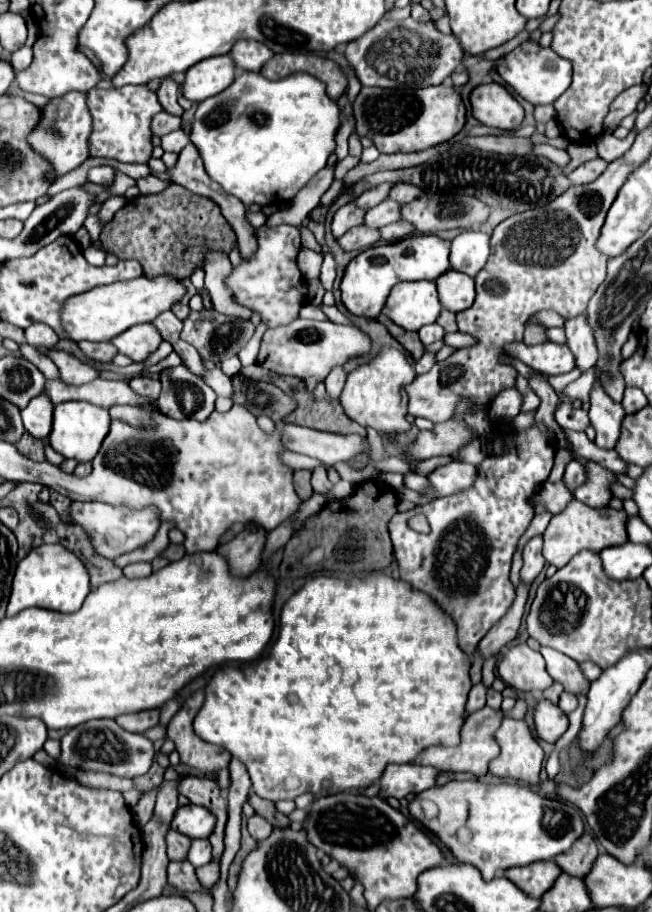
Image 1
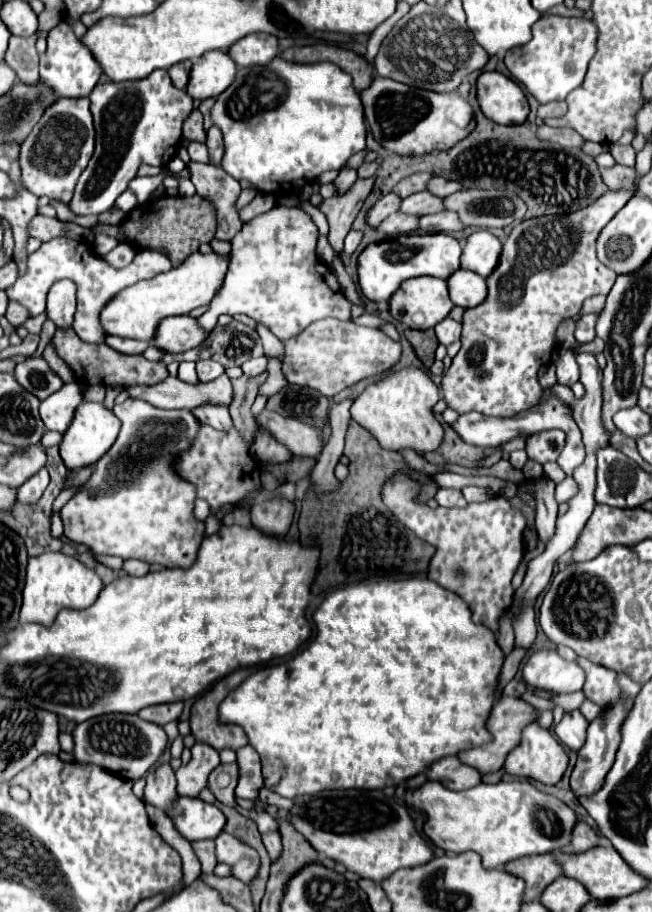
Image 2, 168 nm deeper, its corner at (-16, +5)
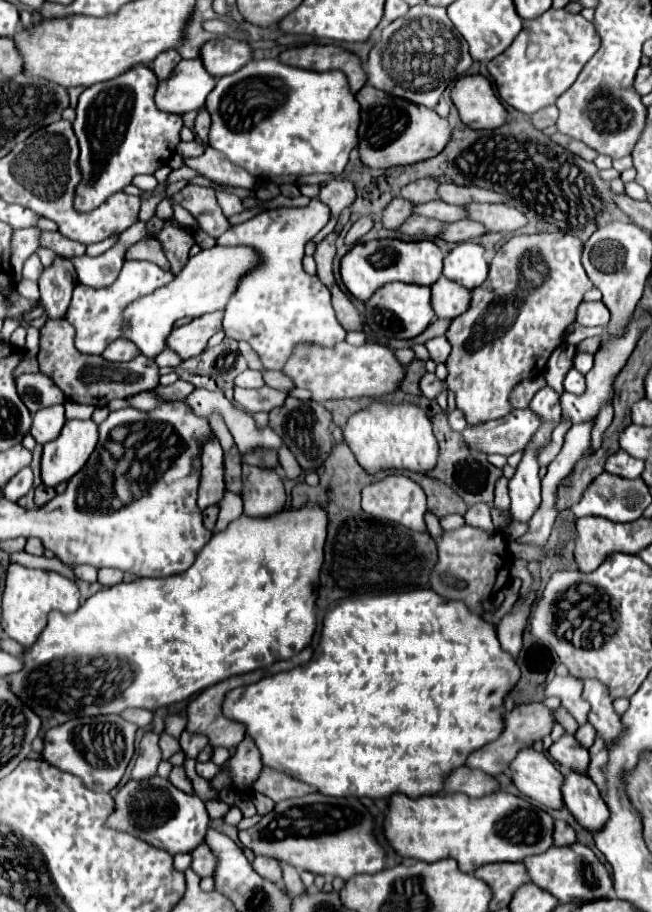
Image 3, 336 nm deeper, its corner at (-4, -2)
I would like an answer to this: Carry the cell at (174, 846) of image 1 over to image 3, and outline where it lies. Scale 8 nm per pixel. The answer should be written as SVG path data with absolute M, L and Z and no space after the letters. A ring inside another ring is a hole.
M200 843L192 853L192 871L198 873L200 877L212 877L212 871L214 871L214 855L212 851L208 849L206 843Z

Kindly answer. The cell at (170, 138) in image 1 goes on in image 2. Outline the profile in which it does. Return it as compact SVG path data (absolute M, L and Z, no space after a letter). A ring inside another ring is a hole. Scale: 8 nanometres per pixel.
M190 142L188 144L188 154L194 162L202 162L202 164L212 164L210 156L208 156L208 148L206 144L198 144L198 142Z

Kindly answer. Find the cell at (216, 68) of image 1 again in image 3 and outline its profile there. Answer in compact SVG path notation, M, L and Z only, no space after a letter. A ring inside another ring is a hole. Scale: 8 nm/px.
M182 59L176 71L158 85L156 105L168 113L186 113L202 109L206 97L216 87L216 79L206 71L200 59Z

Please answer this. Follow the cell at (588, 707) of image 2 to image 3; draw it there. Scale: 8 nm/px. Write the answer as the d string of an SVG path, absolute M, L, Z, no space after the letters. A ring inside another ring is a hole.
M584 723L584 725L578 727L578 731L576 731L574 737L588 749L594 743L594 735L596 735L596 729L590 723Z

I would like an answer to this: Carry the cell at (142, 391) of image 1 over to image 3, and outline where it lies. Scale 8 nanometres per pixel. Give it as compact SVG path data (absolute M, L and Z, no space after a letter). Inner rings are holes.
M48 319L40 329L40 353L38 353L40 371L48 375L66 395L76 403L86 405L108 405L112 399L126 399L140 391L150 391L158 387L158 367L152 359L138 355L128 363L112 363L100 355L84 355L74 347L74 327L66 319Z

